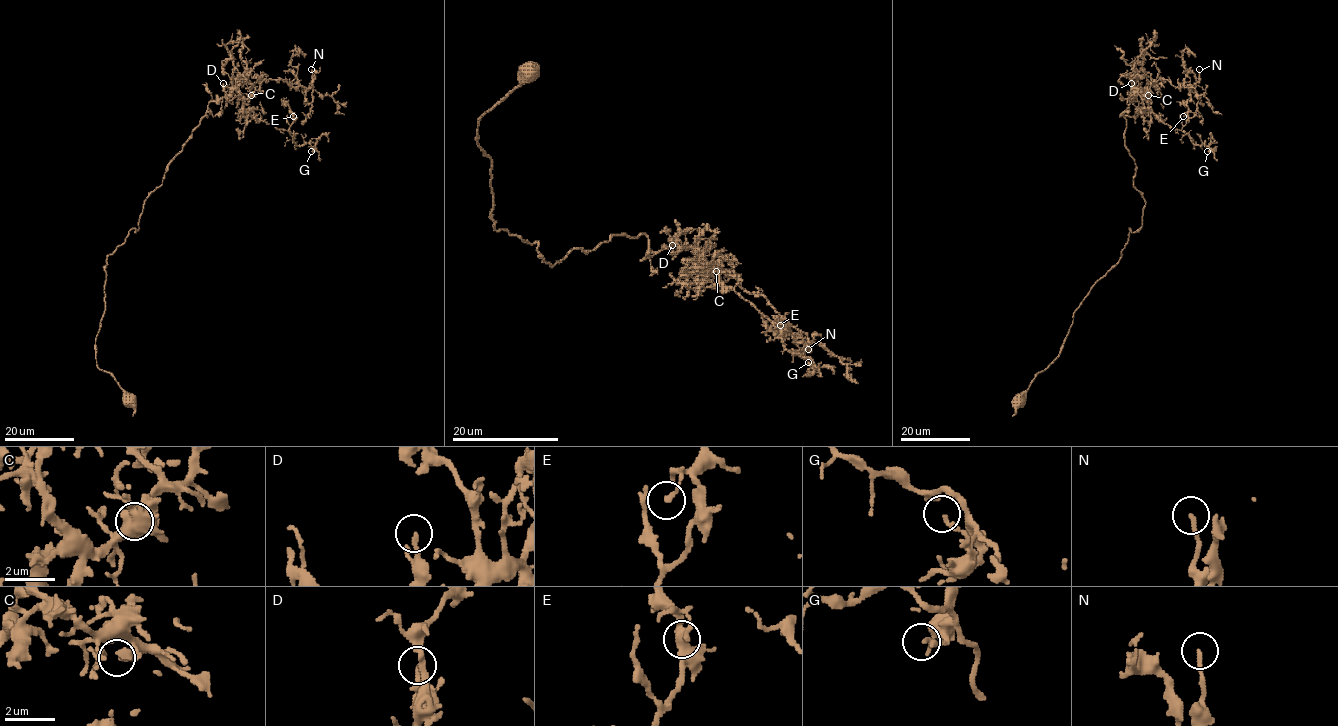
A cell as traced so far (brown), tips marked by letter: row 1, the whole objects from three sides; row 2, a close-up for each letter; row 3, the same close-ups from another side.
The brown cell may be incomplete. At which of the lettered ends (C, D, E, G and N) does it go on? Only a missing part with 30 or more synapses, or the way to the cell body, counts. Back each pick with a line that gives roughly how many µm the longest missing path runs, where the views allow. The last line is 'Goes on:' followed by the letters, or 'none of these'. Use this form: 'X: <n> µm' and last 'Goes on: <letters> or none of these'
D: 20 µm
Goes on: D

